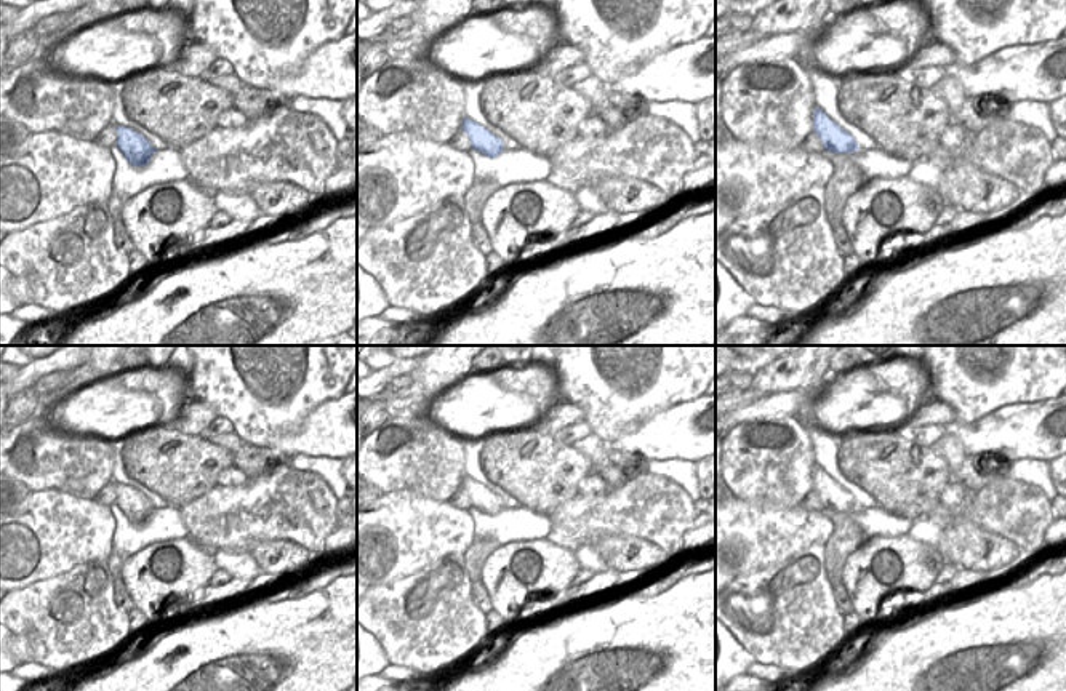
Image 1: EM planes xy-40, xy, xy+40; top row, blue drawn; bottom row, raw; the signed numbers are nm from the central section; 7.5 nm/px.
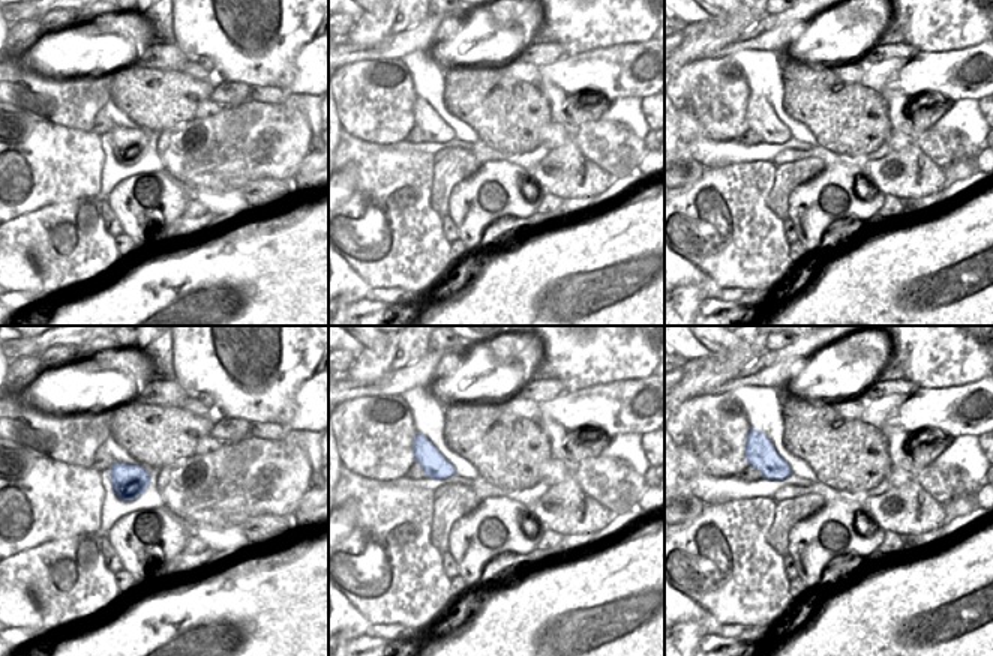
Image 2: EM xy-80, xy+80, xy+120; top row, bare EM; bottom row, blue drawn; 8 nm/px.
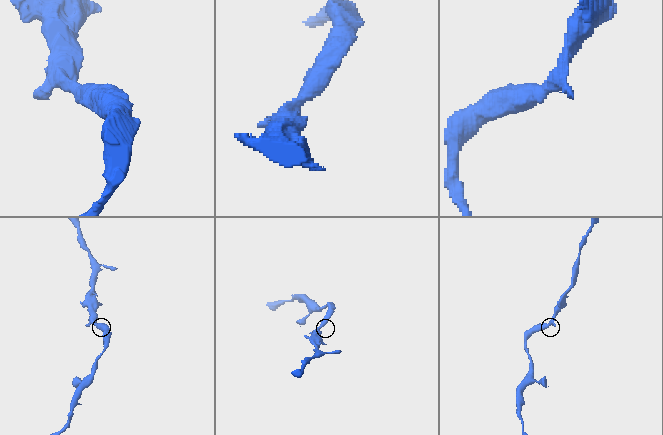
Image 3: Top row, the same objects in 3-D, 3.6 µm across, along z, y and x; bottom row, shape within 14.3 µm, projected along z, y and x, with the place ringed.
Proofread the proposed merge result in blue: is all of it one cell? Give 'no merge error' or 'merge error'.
no merge error

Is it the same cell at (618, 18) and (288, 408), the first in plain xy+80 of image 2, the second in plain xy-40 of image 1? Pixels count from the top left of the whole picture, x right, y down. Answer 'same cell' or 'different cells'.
same cell

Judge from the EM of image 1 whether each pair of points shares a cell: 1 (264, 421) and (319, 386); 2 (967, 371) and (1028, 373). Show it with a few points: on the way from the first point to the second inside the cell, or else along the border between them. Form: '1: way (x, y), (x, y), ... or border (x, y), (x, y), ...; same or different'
1: way (277, 408), (288, 403), (306, 386); same
2: way (981, 371), (1013, 373); same

